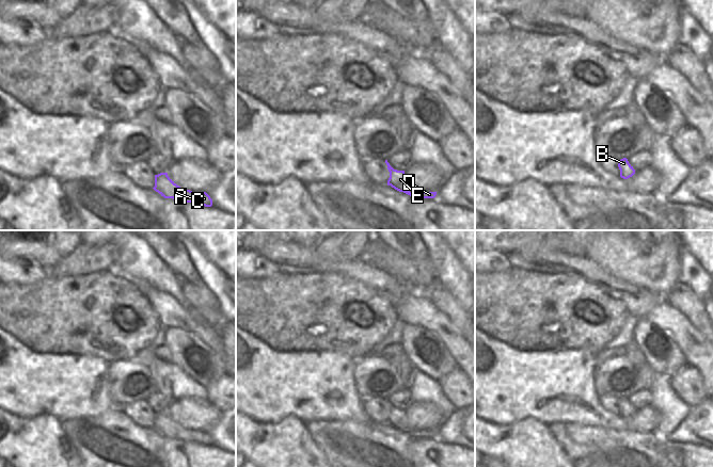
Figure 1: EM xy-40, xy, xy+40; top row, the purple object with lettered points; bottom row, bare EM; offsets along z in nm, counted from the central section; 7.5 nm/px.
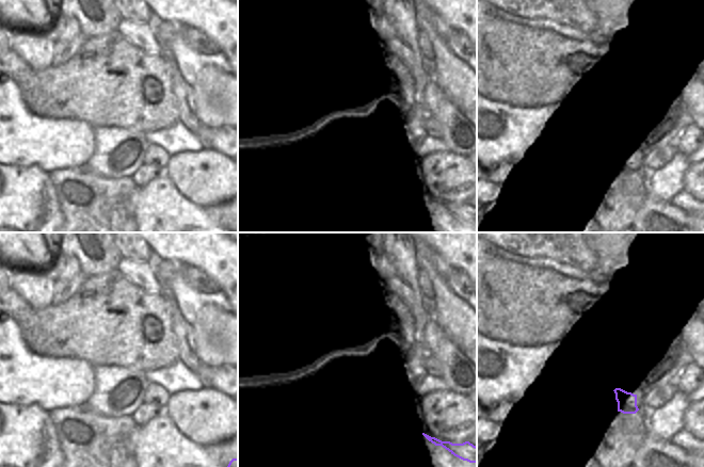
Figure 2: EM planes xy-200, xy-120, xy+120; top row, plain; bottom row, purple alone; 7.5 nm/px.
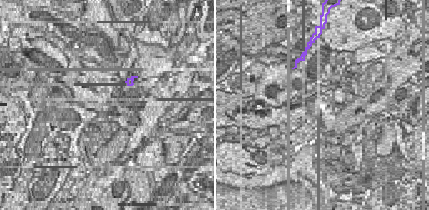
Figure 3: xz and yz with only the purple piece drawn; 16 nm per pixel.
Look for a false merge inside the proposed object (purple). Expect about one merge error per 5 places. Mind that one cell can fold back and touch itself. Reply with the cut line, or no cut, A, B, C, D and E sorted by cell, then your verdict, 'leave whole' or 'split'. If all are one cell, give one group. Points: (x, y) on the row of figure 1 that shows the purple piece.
no cut | A B C D E | leave whole

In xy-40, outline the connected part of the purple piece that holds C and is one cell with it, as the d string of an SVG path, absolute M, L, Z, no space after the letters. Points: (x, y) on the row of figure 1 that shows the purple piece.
M168 173L155 175L155 187L153 189L164 198L173 198L184 203L194 203L205 207L212 206L212 199L206 192L184 190L168 176Z

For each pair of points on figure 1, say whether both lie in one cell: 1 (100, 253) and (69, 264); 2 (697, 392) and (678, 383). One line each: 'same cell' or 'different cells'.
1: same cell
2: same cell

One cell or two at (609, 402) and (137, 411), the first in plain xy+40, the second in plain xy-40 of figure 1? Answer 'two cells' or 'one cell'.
one cell

